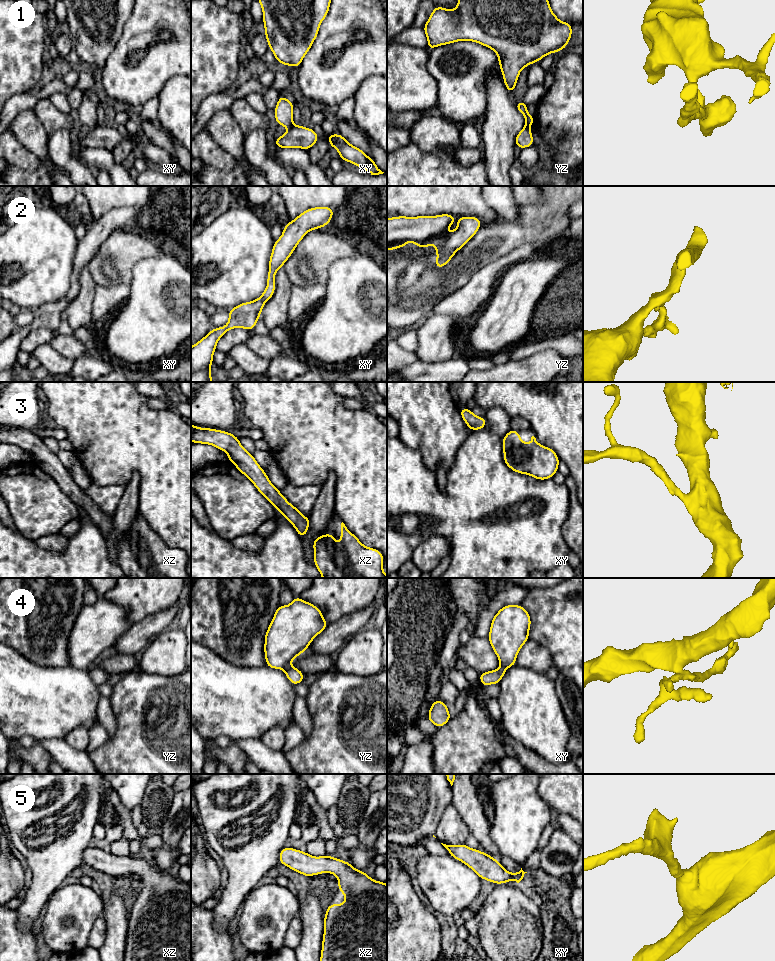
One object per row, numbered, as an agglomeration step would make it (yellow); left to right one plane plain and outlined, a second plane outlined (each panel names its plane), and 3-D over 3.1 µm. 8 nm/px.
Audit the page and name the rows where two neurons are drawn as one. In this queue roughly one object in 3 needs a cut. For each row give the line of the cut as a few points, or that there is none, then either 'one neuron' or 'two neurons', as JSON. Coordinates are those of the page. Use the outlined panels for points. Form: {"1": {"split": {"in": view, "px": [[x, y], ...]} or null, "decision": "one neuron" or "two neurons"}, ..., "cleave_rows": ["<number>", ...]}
{"1": {"split": {"in": "yz", "px": [[525, 125], [529, 127]]}, "decision": "two neurons"}, "2": {"split": null, "decision": "one neuron"}, "3": {"split": null, "decision": "one neuron"}, "4": {"split": {"in": "yz", "px": [[288, 665], [284, 669]]}, "decision": "two neurons"}, "5": {"split": null, "decision": "one neuron"}, "cleave_rows": ["1", "4"]}

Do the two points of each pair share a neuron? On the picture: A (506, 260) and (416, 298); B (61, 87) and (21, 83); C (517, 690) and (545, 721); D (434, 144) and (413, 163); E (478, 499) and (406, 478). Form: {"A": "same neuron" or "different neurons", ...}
{"A": "different neurons", "B": "different neurons", "C": "same neuron", "D": "different neurons", "E": "same neuron"}

